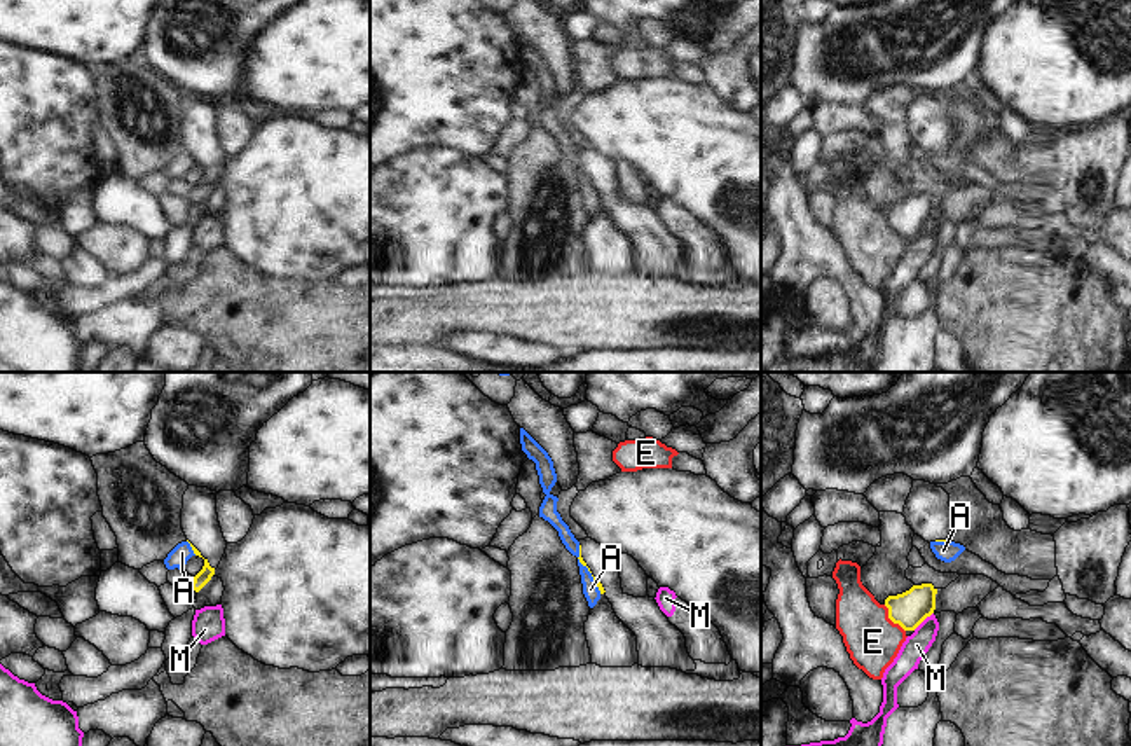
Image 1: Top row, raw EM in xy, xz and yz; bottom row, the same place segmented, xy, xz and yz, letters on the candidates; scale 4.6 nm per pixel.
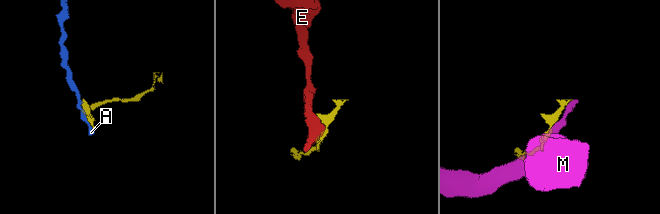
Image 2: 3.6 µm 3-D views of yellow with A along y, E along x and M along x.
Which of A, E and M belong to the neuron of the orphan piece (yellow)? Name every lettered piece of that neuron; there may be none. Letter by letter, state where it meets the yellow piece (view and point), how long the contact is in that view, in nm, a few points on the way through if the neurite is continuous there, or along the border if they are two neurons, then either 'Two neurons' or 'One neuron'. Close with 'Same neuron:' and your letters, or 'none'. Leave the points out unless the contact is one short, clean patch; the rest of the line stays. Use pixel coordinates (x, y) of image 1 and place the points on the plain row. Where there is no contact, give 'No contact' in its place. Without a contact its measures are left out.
A: Touches yellow at xy (191, 154). Shared border 80 nm. Boundary: xy (187, 149), (196, 163). Two neurons
E: Touches yellow at yz (891, 227). Shared border 160 nm. Boundary: yz (884, 214), (889, 226), (904, 240). Two neurons
M: Touches yellow at yz (922, 229). Shared border 130 nm. Boundary: yz (932, 221), (913, 238). Two neurons
Same neuron: none

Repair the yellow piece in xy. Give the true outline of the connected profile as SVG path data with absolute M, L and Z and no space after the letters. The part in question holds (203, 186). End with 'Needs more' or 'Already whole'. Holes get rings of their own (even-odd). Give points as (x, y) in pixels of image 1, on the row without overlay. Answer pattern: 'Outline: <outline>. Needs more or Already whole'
Outline: M188 94L183 103L182 138L194 162L204 168L190 196L199 201L215 183L227 157L216 122L216 100Z. Needs more

